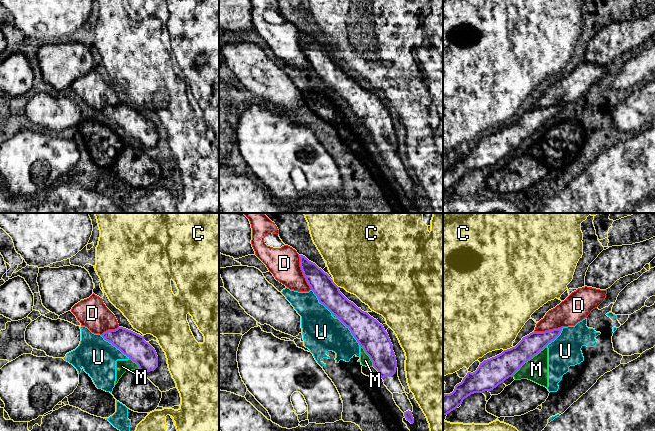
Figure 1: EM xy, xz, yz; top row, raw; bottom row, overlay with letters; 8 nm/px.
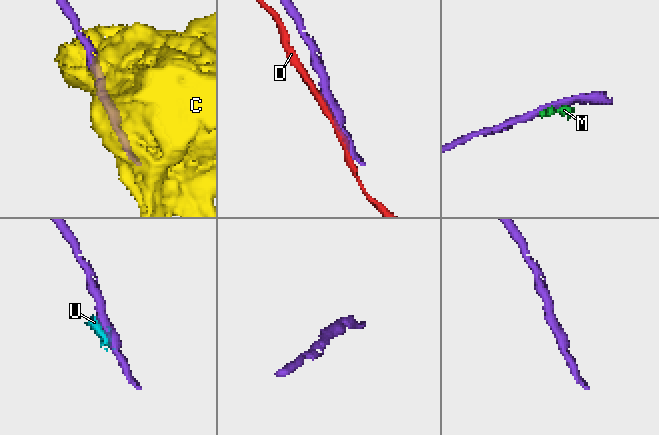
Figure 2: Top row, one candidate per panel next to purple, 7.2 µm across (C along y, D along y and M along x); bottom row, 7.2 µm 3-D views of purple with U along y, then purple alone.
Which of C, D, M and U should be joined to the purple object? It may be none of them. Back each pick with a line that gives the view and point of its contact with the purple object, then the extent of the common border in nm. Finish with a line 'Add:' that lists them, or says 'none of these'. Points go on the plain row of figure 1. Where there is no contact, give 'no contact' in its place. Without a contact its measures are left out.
Add: none of these

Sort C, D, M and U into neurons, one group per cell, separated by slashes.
C / D / M U

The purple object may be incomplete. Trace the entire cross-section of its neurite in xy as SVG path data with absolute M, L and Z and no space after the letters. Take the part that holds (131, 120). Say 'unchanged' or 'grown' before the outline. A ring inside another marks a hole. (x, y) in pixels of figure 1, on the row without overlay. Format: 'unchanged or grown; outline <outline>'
unchanged; outline M118 103L102 110L104 116L119 125L135 138L143 148L154 147L158 143L158 132L155 125L141 112L131 106Z

